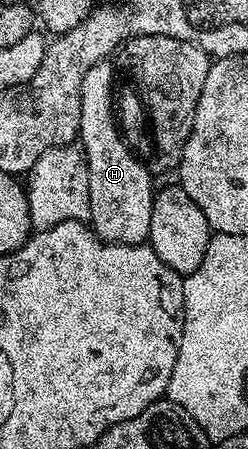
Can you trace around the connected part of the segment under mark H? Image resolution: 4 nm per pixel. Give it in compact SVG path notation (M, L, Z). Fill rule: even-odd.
M112 62L96 63L87 69L81 86L81 104L79 105L79 121L81 134L79 146L85 156L85 164L89 170L89 199L95 204L91 209L89 223L93 232L107 243L143 243L149 238L151 229L152 200L155 194L153 179L149 171L129 152L121 131L117 128L117 119L113 116L113 67ZM100 199L145 199L145 203L113 203L110 207L101 208Z

